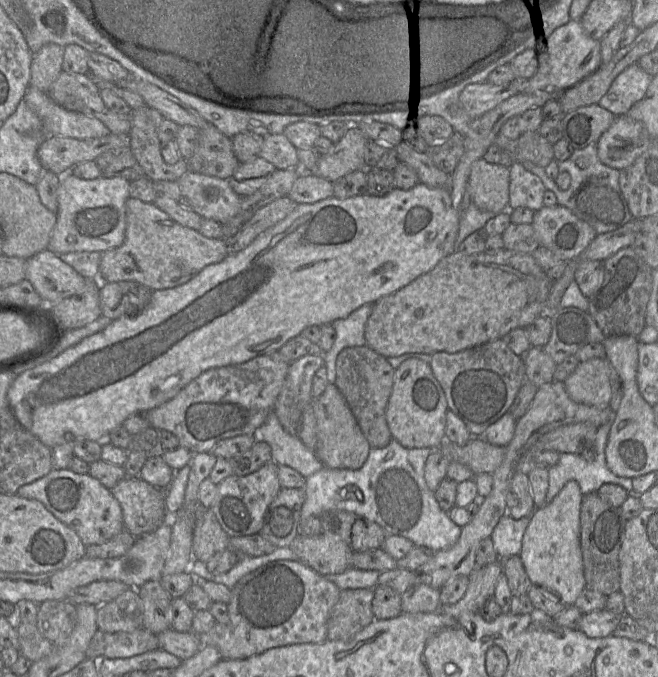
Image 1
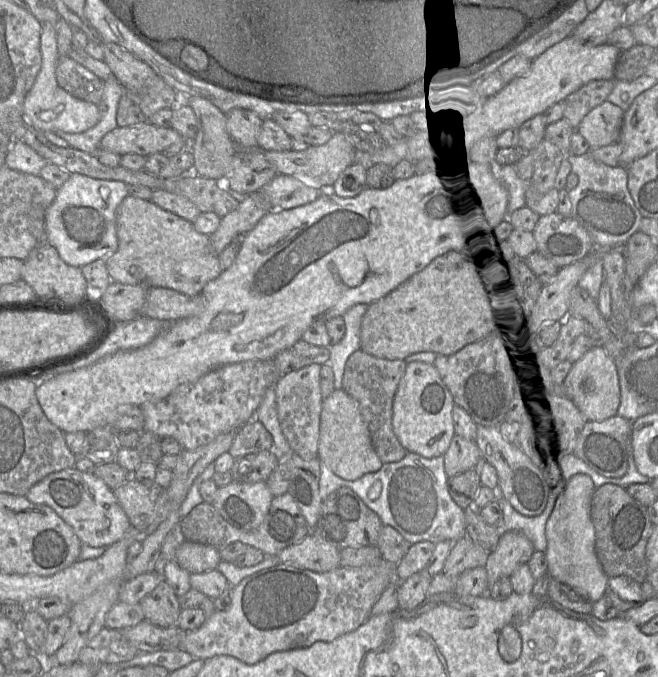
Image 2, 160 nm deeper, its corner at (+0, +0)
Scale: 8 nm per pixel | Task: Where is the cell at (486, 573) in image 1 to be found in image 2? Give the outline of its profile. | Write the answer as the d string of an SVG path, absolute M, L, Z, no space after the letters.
M502 531L484 566L488 587L500 578L509 577L519 566L526 564L534 552L533 543L522 532Z

